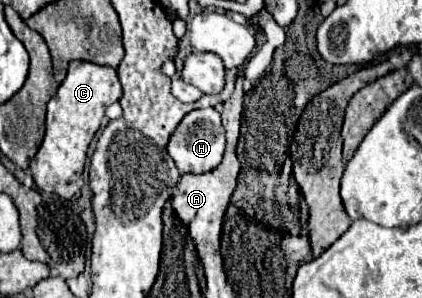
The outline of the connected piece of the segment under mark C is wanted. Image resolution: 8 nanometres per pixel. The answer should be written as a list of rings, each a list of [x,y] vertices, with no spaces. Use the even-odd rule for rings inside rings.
[[[71,61],[65,81],[61,83],[57,95],[47,103],[47,133],[33,157],[29,171],[35,185],[43,191],[57,193],[63,199],[81,197],[81,175],[87,161],[87,147],[93,141],[105,109],[121,99],[121,83],[117,71],[105,65],[95,65],[87,61]]]

